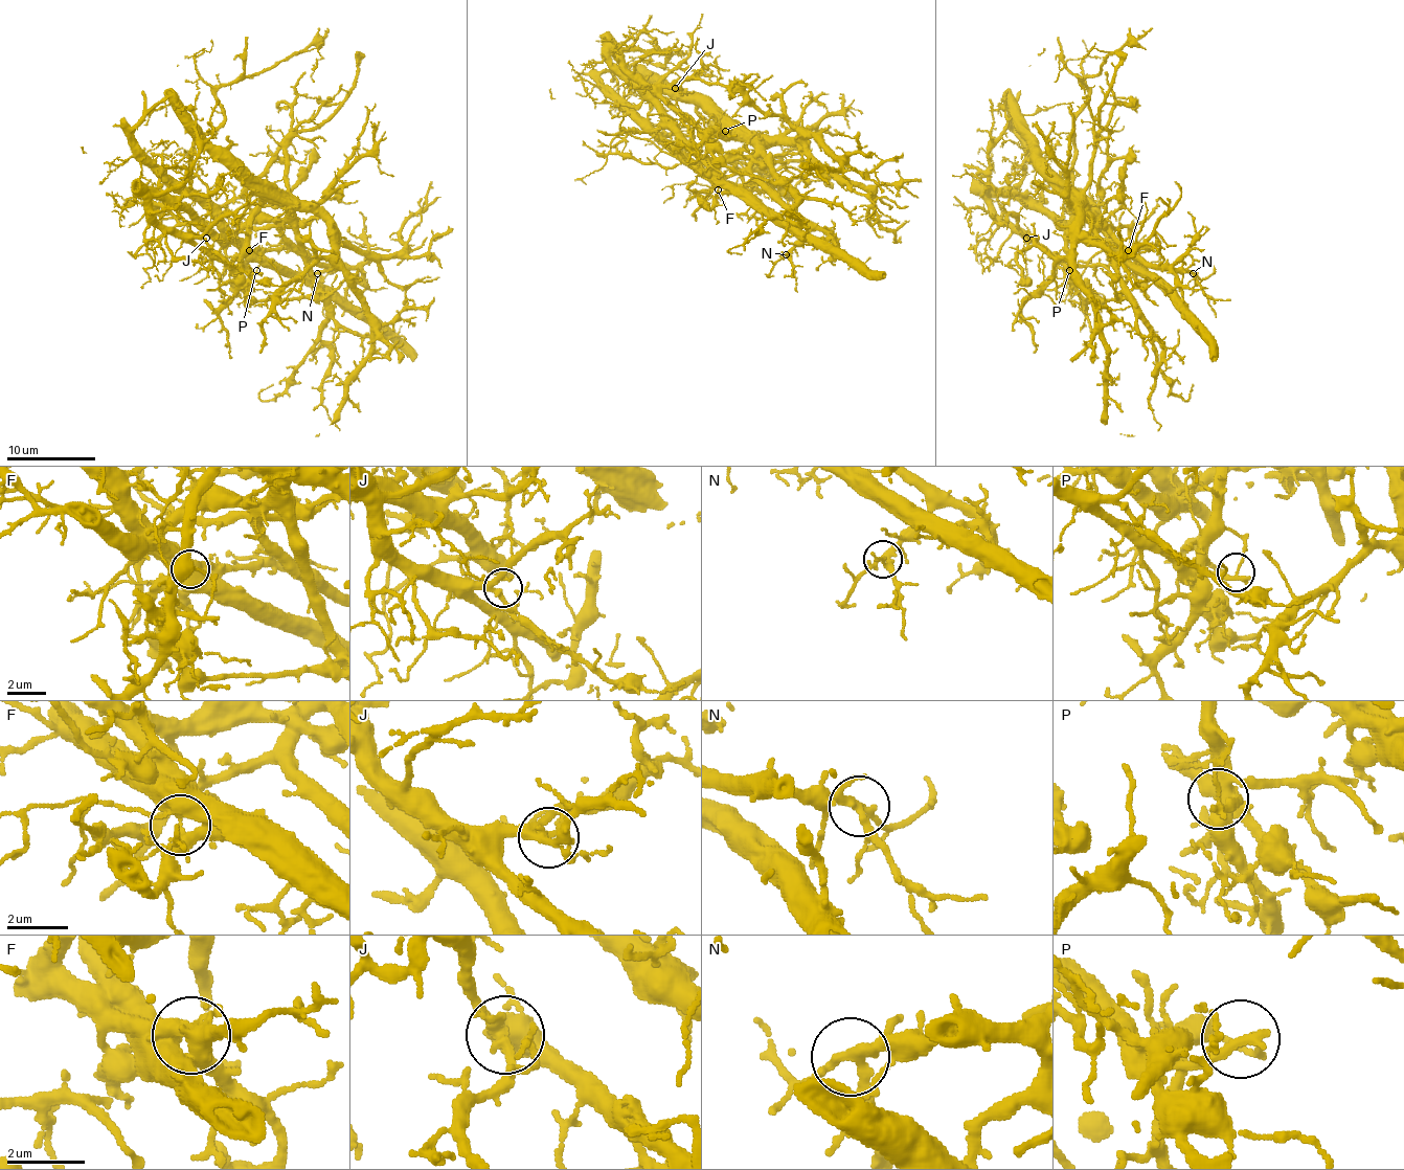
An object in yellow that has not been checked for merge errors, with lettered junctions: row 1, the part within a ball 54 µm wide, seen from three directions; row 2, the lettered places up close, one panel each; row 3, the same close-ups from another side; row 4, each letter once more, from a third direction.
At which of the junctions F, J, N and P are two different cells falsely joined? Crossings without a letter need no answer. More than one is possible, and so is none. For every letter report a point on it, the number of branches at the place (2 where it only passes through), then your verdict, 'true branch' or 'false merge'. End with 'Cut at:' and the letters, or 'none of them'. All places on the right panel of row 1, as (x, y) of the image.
F: (1128, 250) | 3 | false merge
J: (1026, 238) | 3 | true branch
N: (1193, 273) | 3 | true branch
P: (1069, 270) | 2 | false merge
Cut at: F, P

